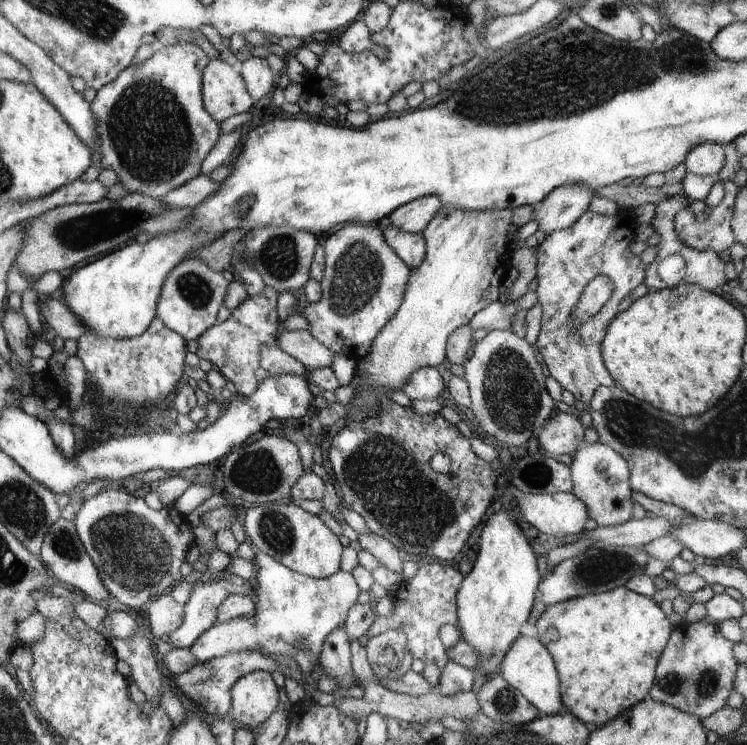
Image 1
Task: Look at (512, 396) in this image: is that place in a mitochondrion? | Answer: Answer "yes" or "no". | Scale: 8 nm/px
yes

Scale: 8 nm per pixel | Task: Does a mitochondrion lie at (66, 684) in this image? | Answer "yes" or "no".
no

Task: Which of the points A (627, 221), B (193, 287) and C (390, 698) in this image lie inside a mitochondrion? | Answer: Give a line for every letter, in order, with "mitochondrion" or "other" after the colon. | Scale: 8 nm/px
A: other
B: mitochondrion
C: other

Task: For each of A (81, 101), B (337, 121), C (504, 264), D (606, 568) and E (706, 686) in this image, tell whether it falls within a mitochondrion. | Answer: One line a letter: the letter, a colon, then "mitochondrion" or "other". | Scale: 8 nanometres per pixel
A: other
B: other
C: other
D: mitochondrion
E: mitochondrion

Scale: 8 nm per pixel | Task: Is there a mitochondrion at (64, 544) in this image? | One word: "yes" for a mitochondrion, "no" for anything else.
yes

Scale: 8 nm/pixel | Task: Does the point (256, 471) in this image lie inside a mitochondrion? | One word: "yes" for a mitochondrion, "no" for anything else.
yes

